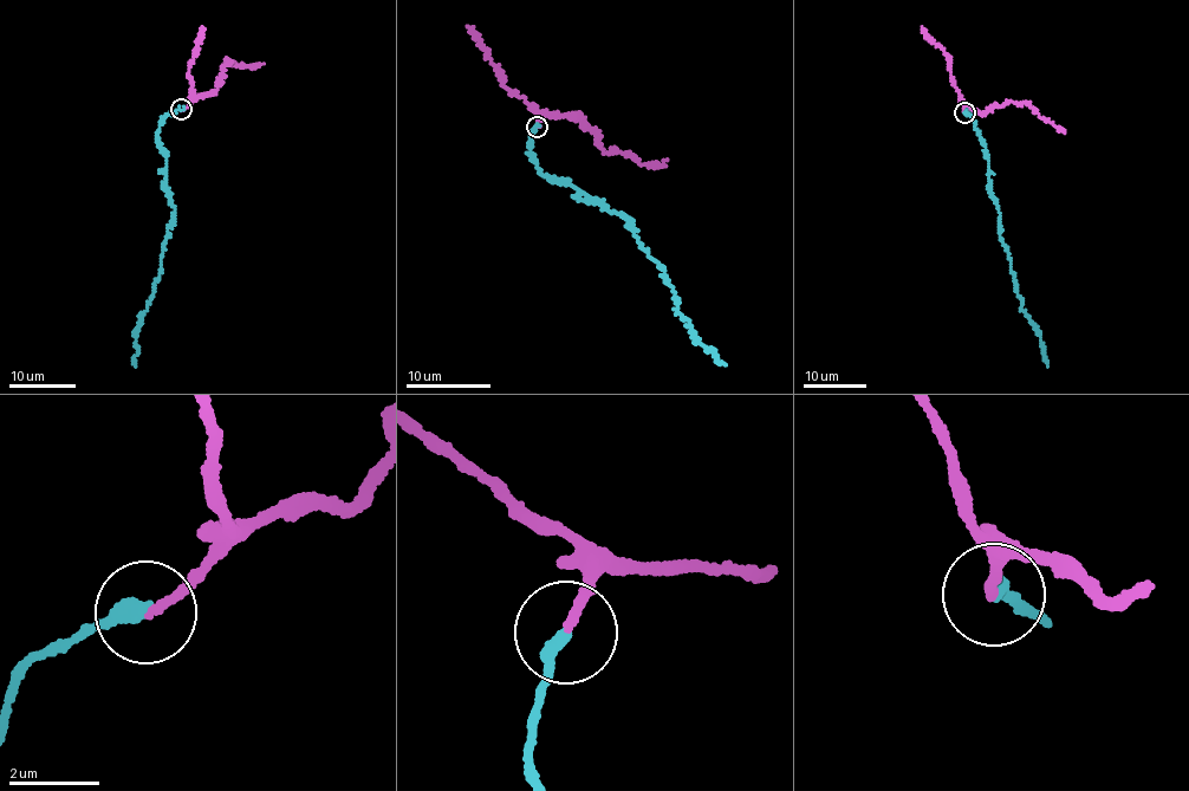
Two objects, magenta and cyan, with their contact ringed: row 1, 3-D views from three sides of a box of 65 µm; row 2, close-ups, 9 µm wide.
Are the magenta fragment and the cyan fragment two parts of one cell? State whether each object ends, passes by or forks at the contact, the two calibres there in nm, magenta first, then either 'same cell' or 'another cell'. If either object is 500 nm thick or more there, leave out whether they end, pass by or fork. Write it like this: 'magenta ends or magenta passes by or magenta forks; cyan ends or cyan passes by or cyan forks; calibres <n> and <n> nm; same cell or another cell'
magenta ends; cyan ends; calibres 180 and 320 nm; same cell

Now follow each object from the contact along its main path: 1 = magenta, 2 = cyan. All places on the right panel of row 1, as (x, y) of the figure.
1: (965, 114), (970, 108), (982, 115), (994, 107), (1025, 102), (1064, 130)
2: (965, 112), (970, 117), (989, 160), (989, 192), (996, 201), (1002, 244), (1024, 311), (1038, 331), (1048, 365)

